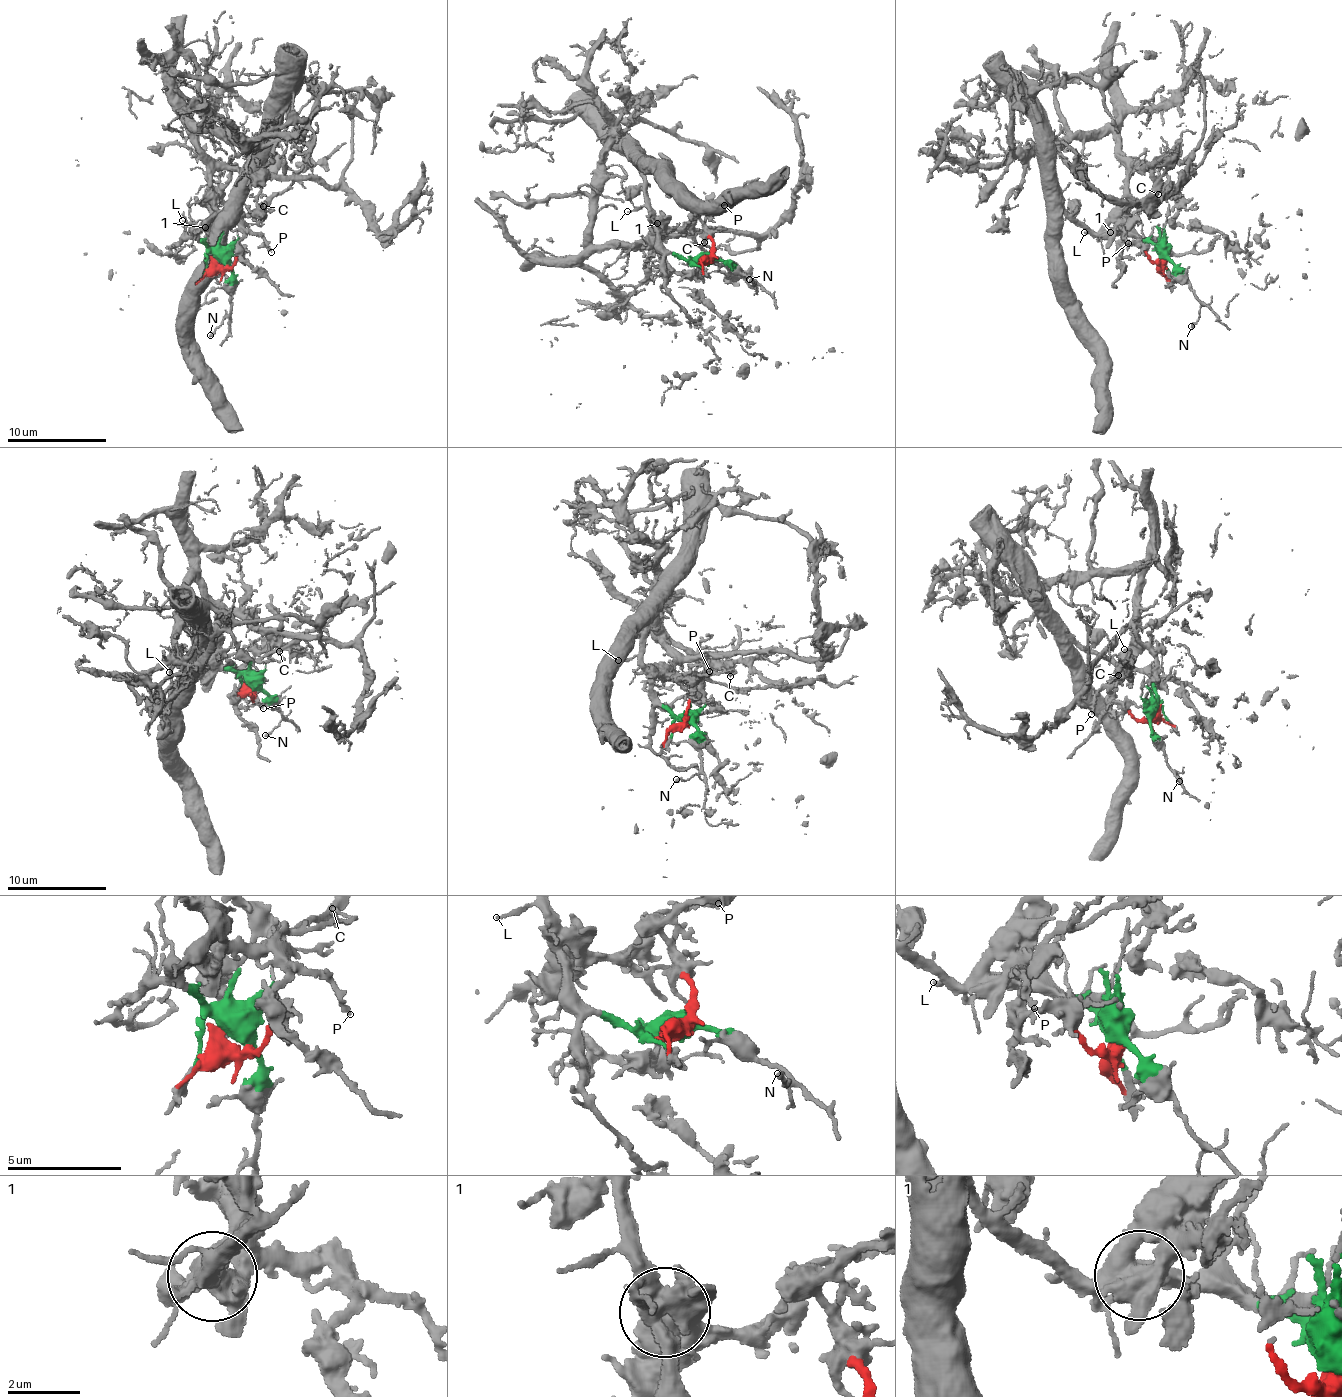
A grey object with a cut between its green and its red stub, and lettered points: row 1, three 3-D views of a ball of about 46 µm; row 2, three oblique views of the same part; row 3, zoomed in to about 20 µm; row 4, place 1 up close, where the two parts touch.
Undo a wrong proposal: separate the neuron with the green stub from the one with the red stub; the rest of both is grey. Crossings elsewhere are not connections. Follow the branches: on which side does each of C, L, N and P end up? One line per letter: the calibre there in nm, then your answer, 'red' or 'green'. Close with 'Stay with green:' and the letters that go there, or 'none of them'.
C: 150 nm thick; red
L: 110 nm thick; green
N: 180 nm thick; green
P: 190 nm thick; red
Stay with green: L, N

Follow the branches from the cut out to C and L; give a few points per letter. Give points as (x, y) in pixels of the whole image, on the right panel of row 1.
C: (1165, 254), (1161, 261), (1149, 259), (1136, 246), (1124, 242), (1125, 226), (1158, 193)
L: (1165, 254), (1135, 235), (1090, 229), (1084, 232)

